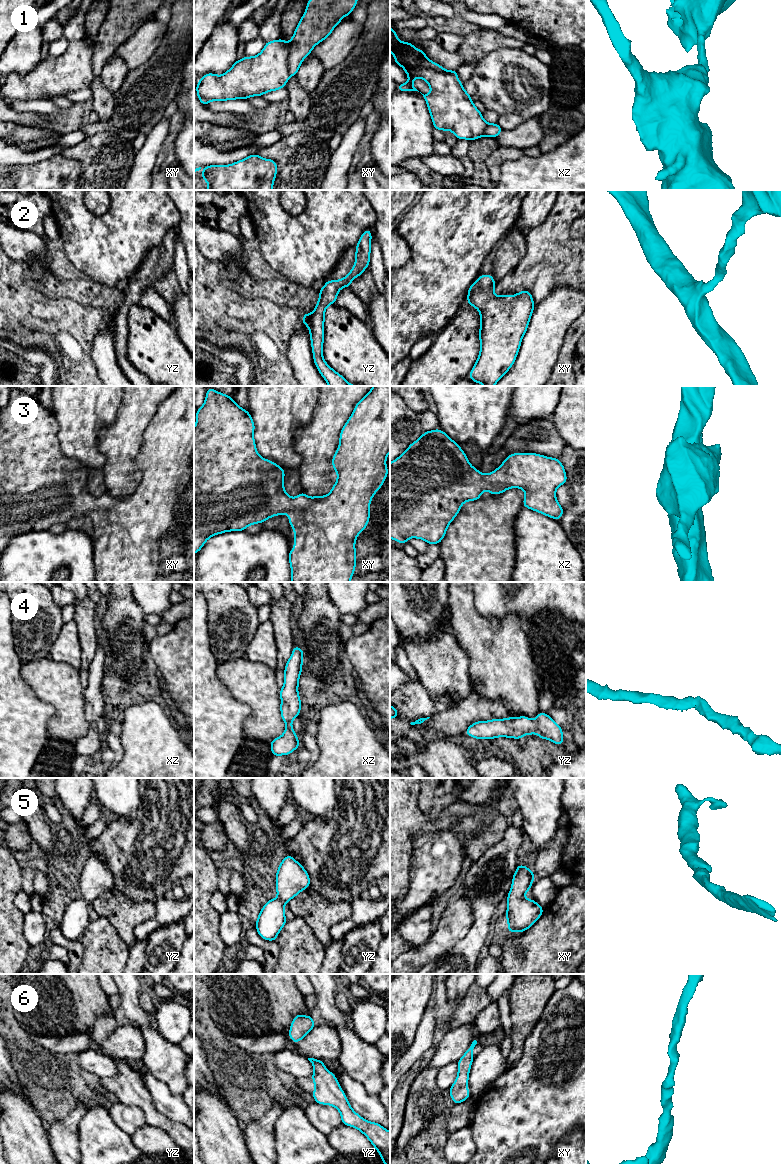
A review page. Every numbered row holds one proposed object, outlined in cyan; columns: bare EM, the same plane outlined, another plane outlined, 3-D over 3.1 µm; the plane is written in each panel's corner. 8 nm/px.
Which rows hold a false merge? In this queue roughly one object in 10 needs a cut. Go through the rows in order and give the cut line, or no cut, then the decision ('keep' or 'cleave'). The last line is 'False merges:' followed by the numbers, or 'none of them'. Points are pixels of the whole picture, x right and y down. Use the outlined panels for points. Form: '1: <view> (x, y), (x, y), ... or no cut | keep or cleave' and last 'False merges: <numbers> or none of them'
1: xy (287, 43), (289, 48), (288, 73), (290, 75) | cleave
2: no cut | keep
3: no cut | keep
4: no cut | keep
5: no cut | keep
6: no cut | keep
False merges: 1

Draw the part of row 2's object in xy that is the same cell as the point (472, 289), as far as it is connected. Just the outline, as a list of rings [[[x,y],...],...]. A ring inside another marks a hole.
[[[483,274],[469,287],[467,303],[480,312],[480,352],[468,377],[475,383],[494,386],[514,364],[521,341],[535,308],[530,291],[522,290],[512,296],[494,295],[496,282],[493,275]]]

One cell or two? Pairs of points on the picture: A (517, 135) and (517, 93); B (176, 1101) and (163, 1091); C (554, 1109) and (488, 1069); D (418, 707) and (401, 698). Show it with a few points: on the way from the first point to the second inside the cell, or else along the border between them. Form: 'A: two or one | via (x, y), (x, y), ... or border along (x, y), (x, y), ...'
A: two | border along (536, 117), (523, 121)
B: one | via (173, 1101), (166, 1094)
C: two | border along (508, 1068), (483, 1093)
D: one | via (414, 703), (409, 699), (405, 699)

